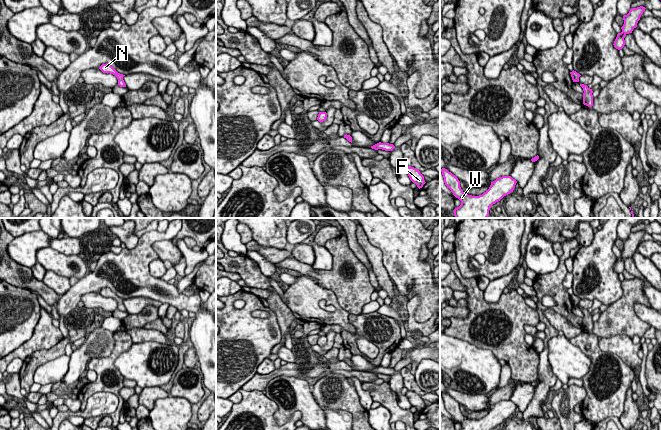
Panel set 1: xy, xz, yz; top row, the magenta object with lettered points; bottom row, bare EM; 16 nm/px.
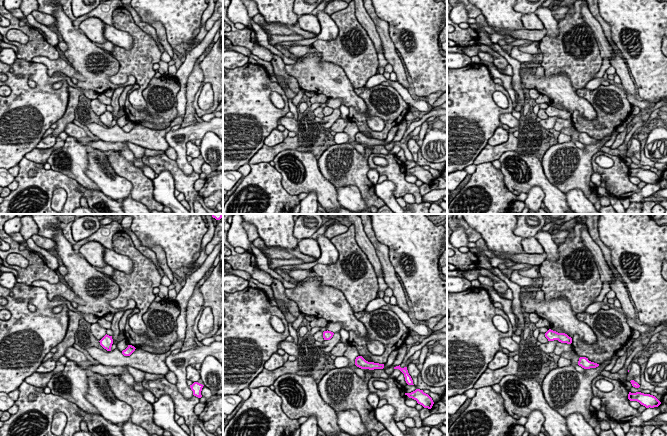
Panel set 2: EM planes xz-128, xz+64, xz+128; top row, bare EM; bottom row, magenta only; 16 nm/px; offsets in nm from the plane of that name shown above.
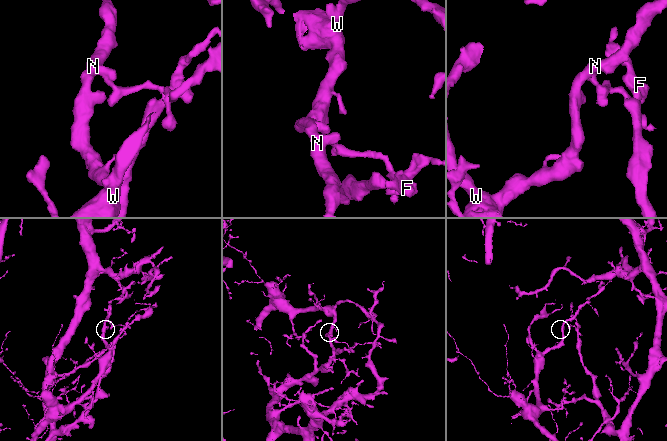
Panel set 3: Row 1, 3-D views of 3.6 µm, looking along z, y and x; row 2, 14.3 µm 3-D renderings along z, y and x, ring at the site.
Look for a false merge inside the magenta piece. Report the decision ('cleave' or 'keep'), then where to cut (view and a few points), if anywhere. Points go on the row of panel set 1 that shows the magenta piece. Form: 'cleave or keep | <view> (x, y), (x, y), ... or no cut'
cleave | xz (351, 137), (348, 136), (346, 138)

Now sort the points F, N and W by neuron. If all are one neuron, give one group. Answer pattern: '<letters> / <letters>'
F / N W

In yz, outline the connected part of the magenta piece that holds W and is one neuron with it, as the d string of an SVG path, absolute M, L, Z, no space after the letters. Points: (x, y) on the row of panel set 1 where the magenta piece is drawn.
M442 168L441 172L447 188L449 188L453 195L461 201L461 205L454 209L455 218L487 218L489 216L489 210L491 206L500 201L504 196L513 192L517 183L517 181L511 176L502 176L491 182L489 189L482 195L472 196L463 192L460 187L460 181L455 175L445 168Z

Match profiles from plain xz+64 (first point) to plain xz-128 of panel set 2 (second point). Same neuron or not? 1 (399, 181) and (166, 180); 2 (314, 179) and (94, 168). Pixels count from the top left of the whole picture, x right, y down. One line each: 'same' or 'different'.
1: different
2: different

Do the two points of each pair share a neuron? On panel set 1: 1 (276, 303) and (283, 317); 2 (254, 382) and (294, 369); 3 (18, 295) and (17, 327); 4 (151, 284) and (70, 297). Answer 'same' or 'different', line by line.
1: same
2: same
3: same
4: same

